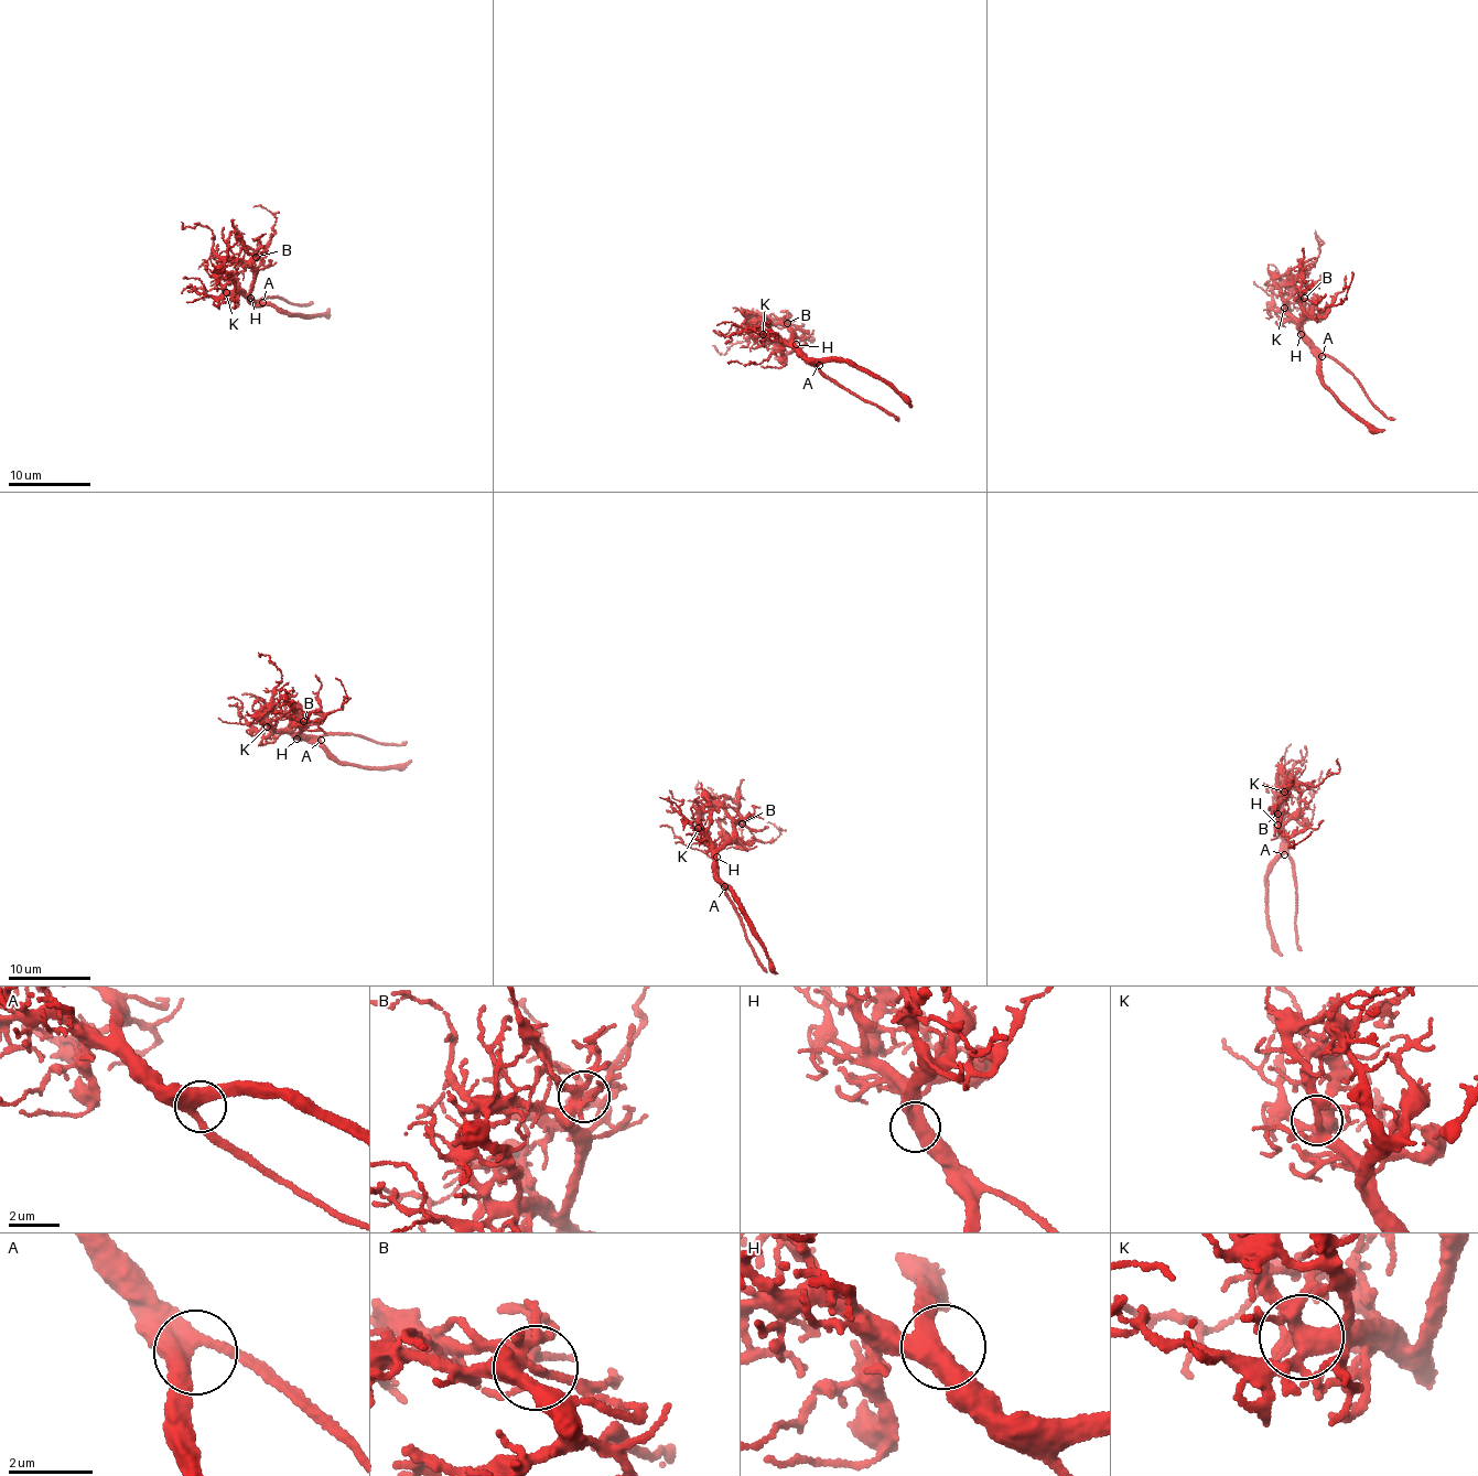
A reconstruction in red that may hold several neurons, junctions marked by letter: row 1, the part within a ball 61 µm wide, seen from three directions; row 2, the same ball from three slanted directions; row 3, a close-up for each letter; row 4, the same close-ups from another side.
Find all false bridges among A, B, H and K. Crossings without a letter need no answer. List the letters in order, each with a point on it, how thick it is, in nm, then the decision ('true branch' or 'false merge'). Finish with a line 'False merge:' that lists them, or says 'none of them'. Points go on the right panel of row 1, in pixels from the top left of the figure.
A: at (1322, 356); 400 nm thick; true branch
B: at (1304, 298); 180 nm thick; true branch
H: at (1301, 334); 400 nm thick; true branch
K: at (1284, 308); 400 nm thick; true branch
False merge: none of them

